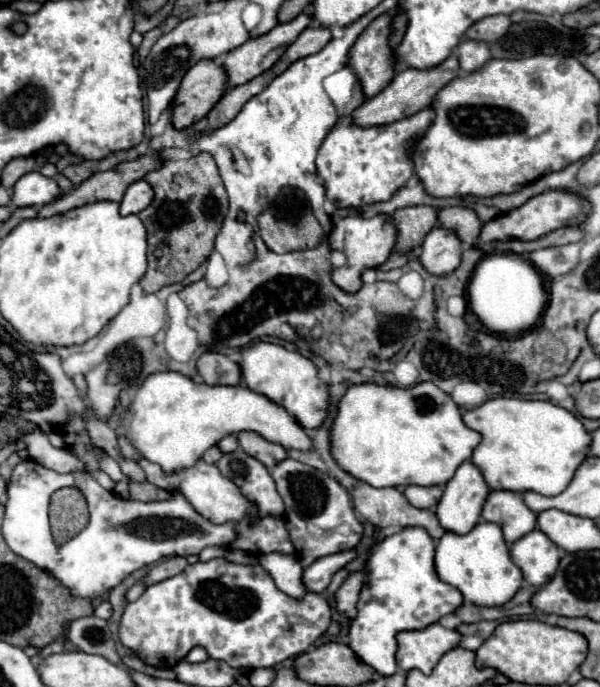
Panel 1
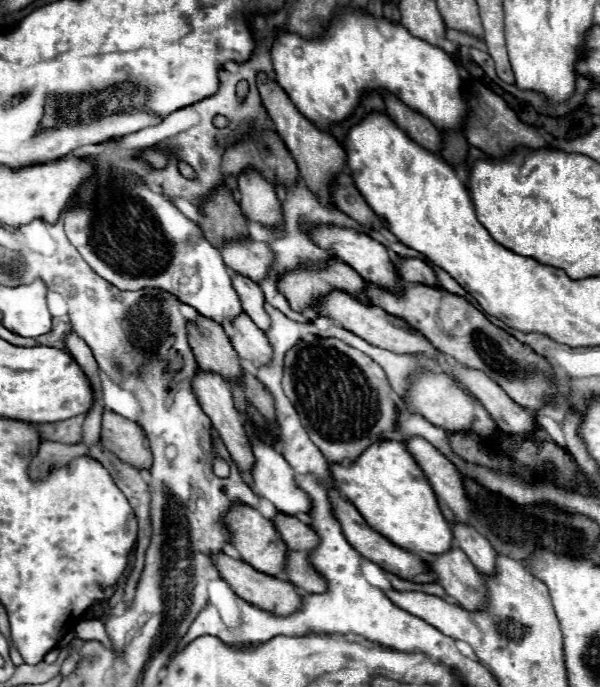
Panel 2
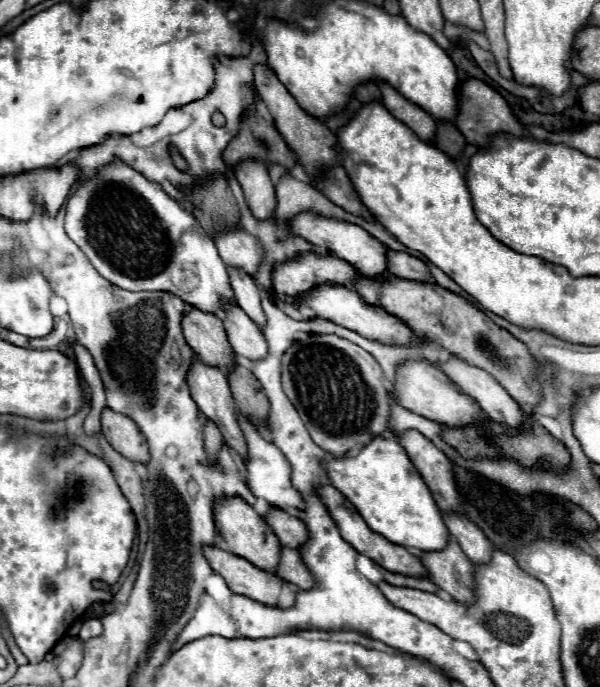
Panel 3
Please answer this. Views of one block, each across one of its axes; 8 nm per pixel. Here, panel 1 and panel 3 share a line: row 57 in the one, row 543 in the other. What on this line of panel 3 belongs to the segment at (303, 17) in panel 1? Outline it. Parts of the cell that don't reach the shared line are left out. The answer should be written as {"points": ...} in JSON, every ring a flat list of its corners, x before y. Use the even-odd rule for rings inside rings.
{"points":[[228,498,228,502,220,502,220,510,216,510,216,526,220,526,220,534,224,534,224,542,236,556,246,558,256,568,264,572,276,572,280,562,282,544,276,534,270,530,266,520,242,498]]}

